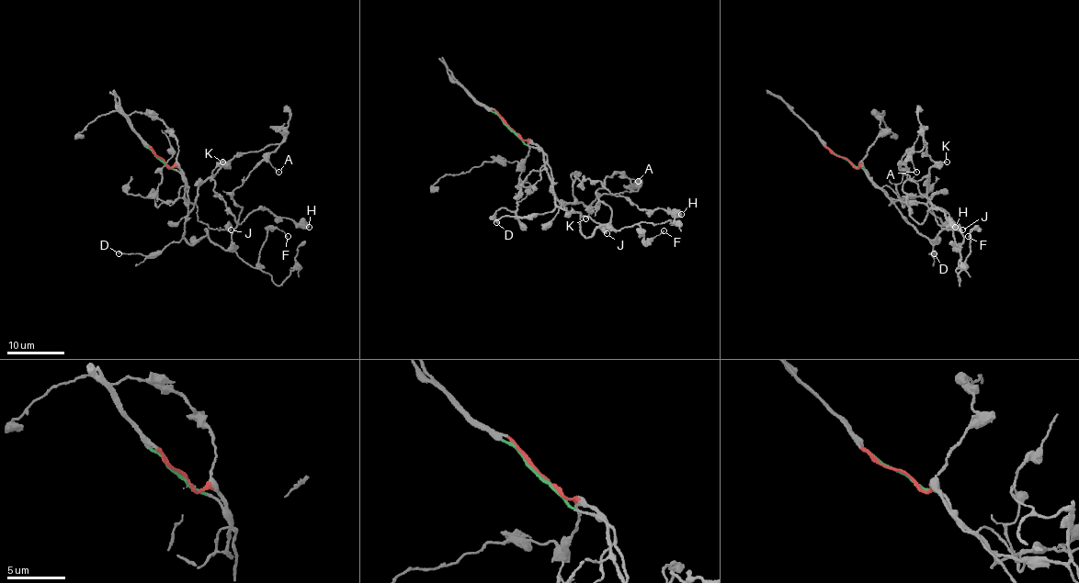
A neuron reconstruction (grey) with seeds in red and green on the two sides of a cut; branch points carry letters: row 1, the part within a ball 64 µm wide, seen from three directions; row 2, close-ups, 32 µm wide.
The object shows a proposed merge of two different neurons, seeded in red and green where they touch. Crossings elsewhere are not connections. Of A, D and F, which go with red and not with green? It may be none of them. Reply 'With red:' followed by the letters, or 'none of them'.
With red: none of them

